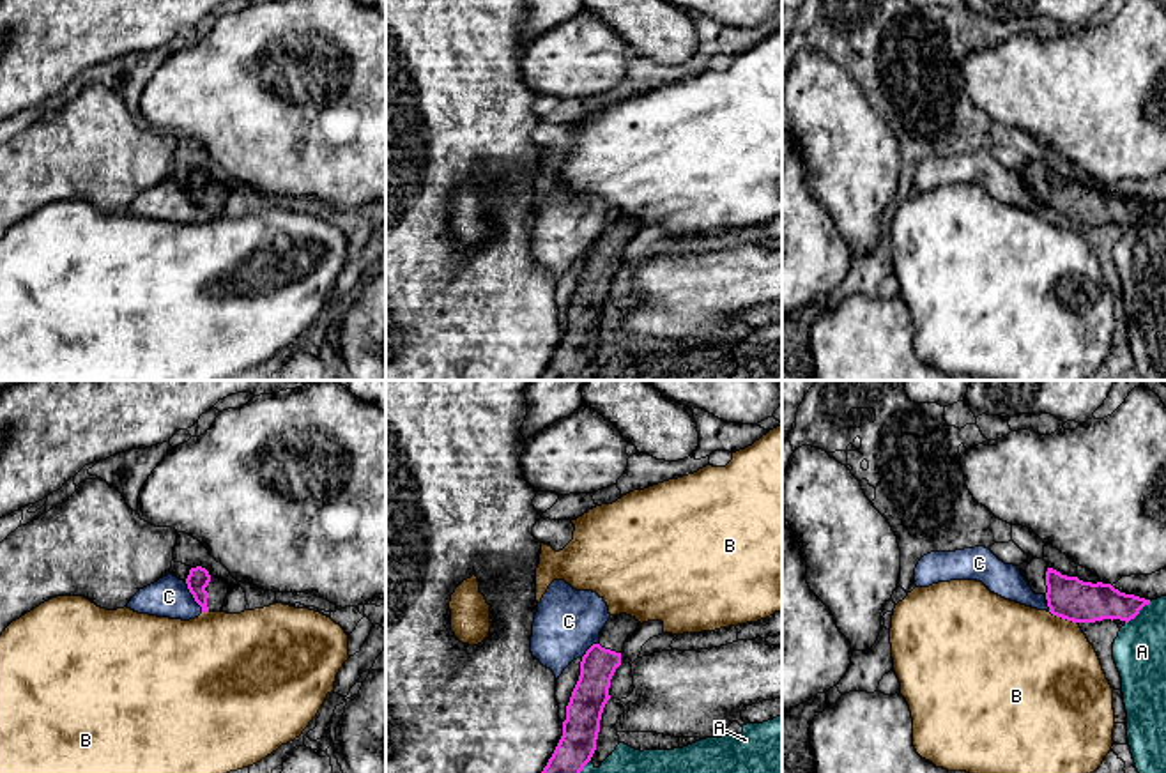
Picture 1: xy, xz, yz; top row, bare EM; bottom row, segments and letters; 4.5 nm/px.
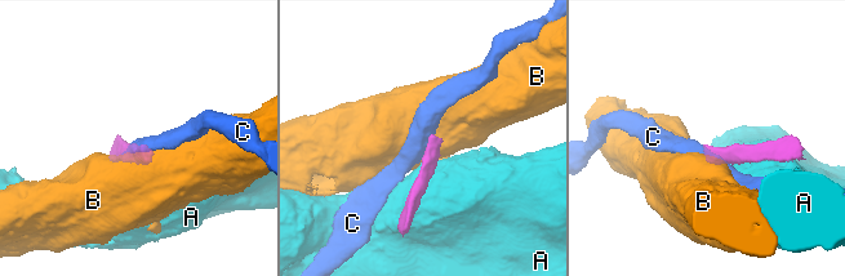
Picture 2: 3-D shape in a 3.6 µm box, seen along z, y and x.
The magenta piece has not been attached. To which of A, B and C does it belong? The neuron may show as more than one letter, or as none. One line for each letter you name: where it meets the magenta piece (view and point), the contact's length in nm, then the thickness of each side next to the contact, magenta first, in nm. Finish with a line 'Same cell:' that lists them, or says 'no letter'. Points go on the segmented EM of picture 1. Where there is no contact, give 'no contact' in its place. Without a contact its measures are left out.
Same cell: no letter

